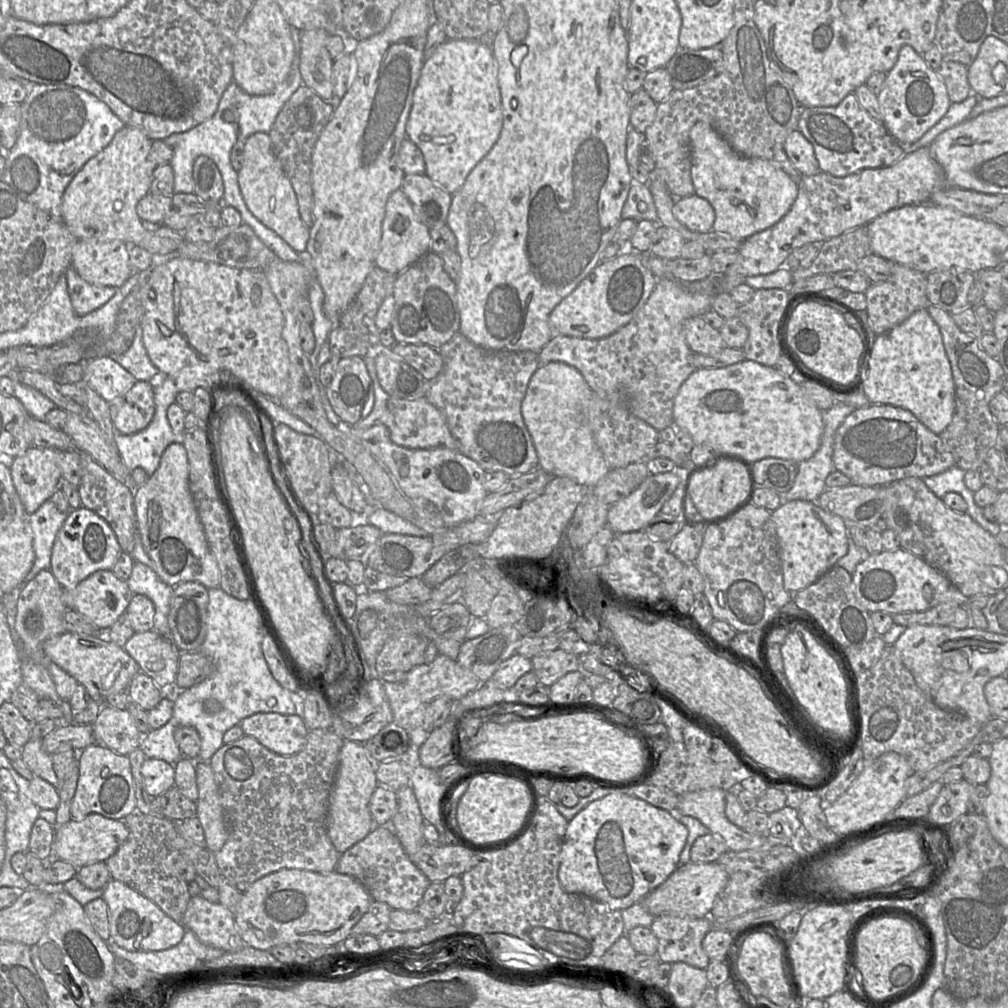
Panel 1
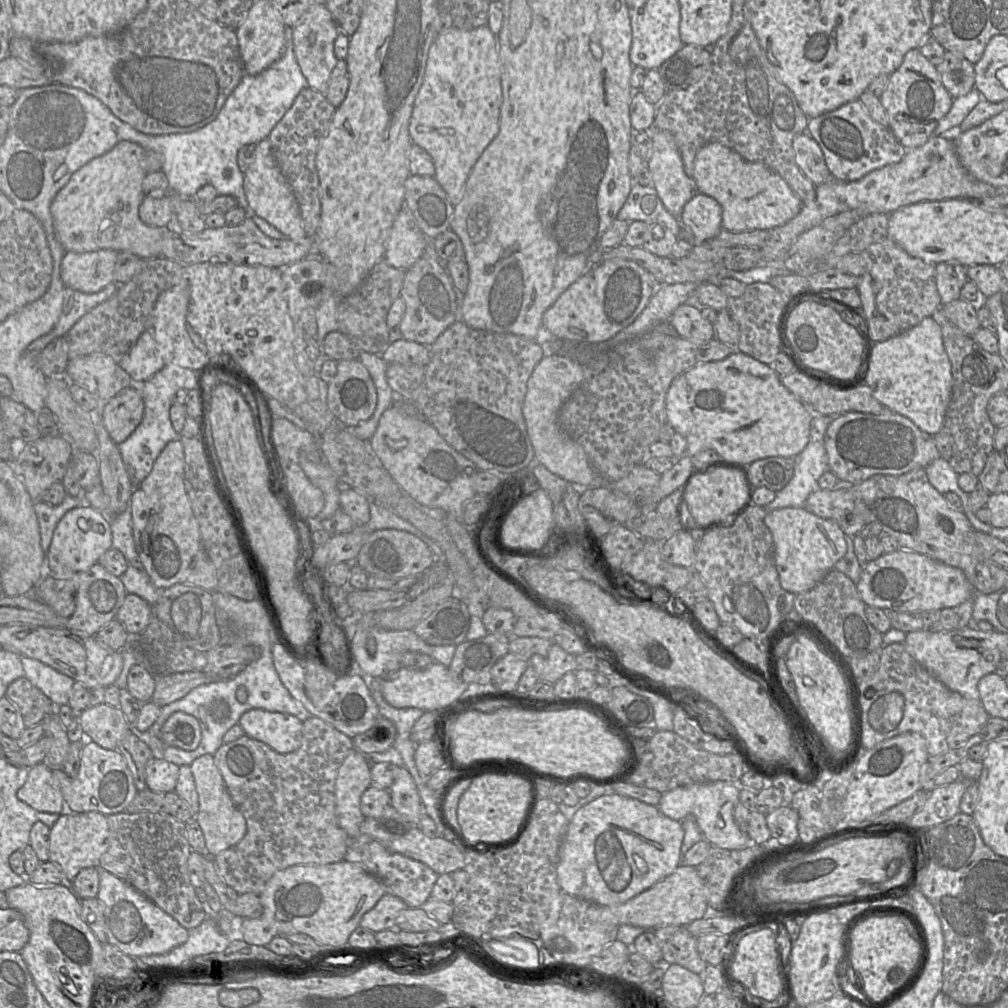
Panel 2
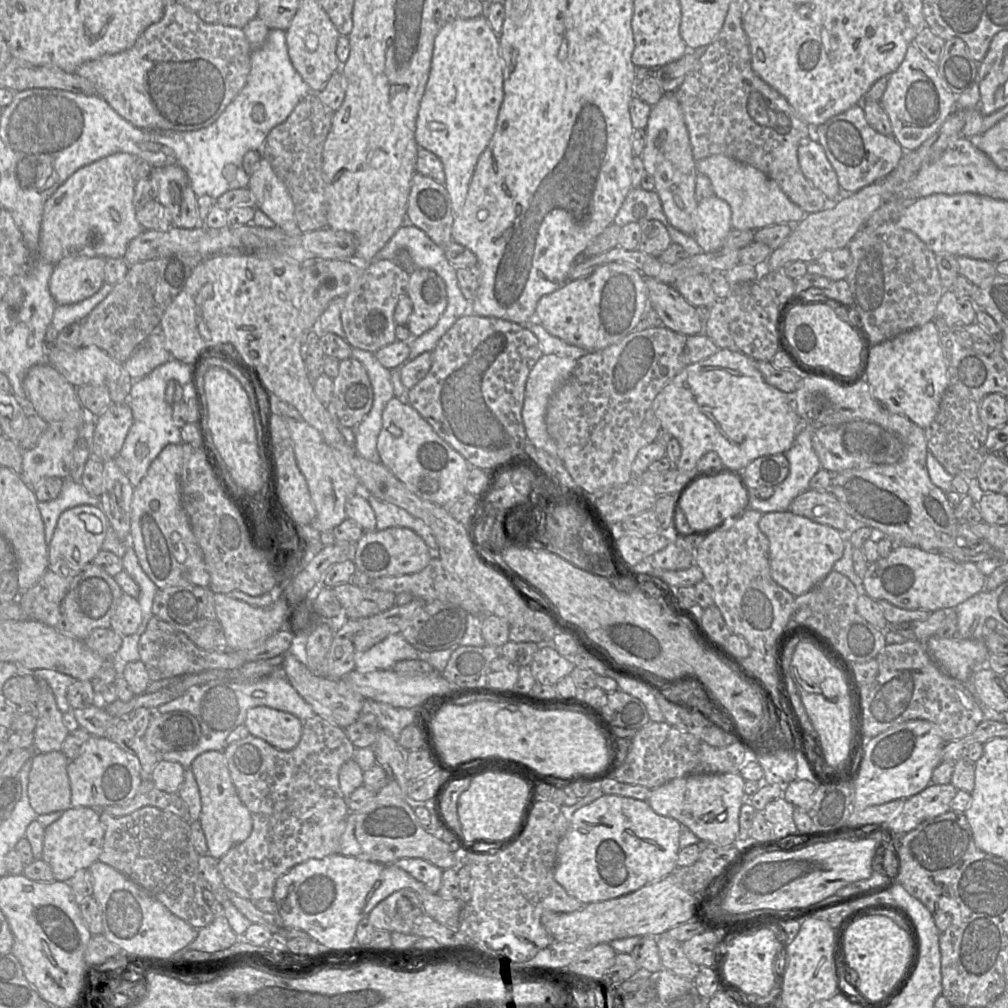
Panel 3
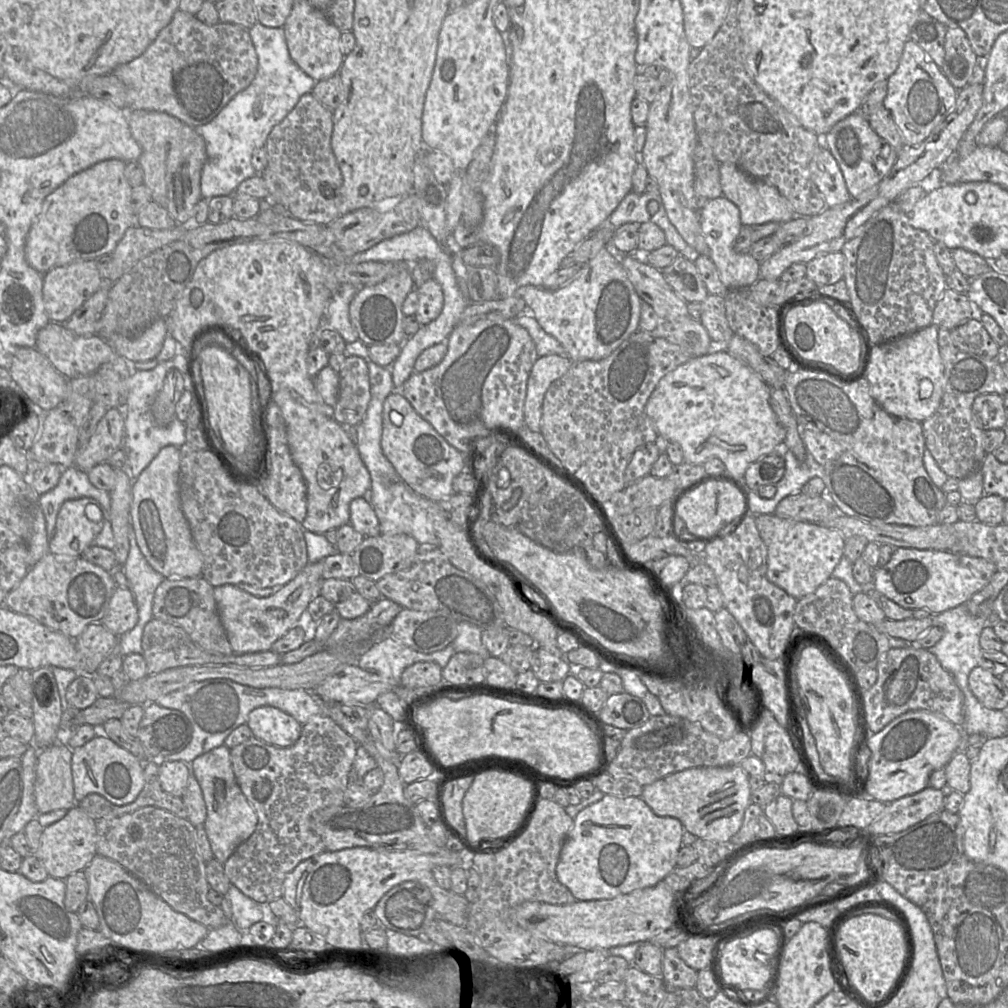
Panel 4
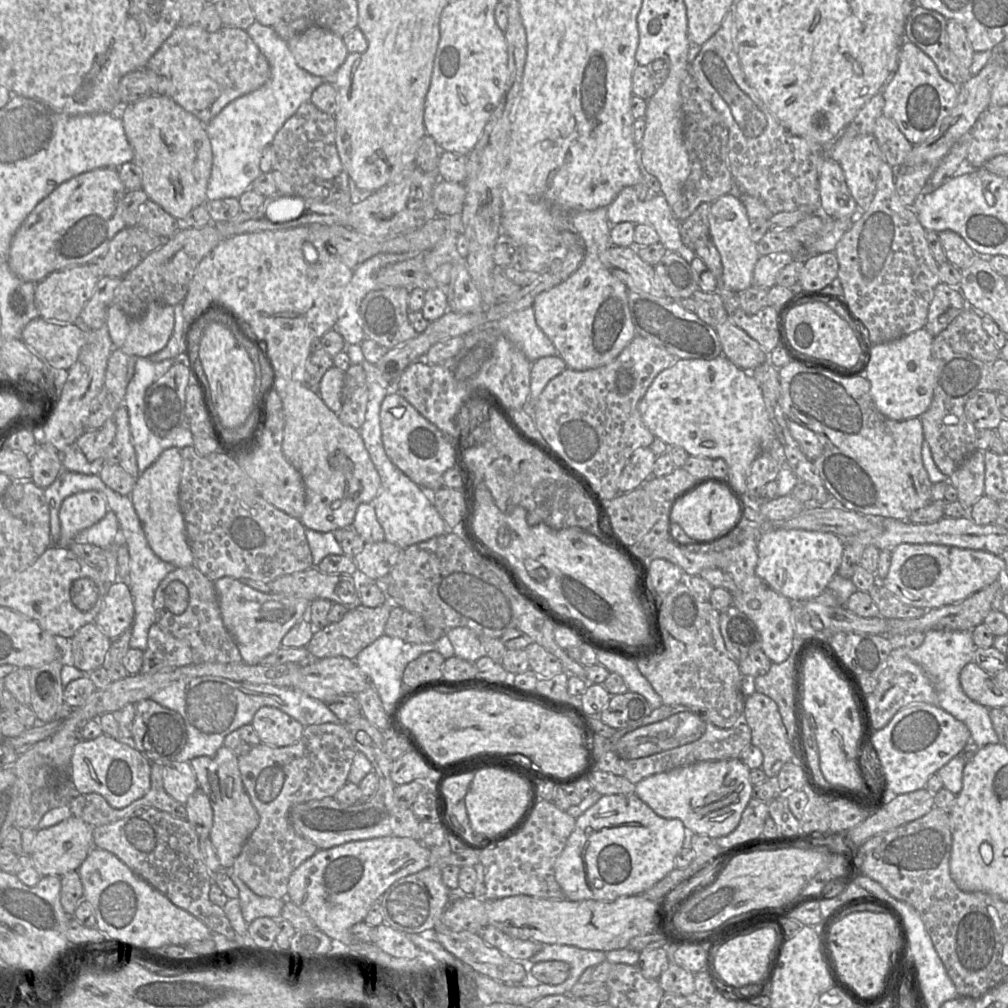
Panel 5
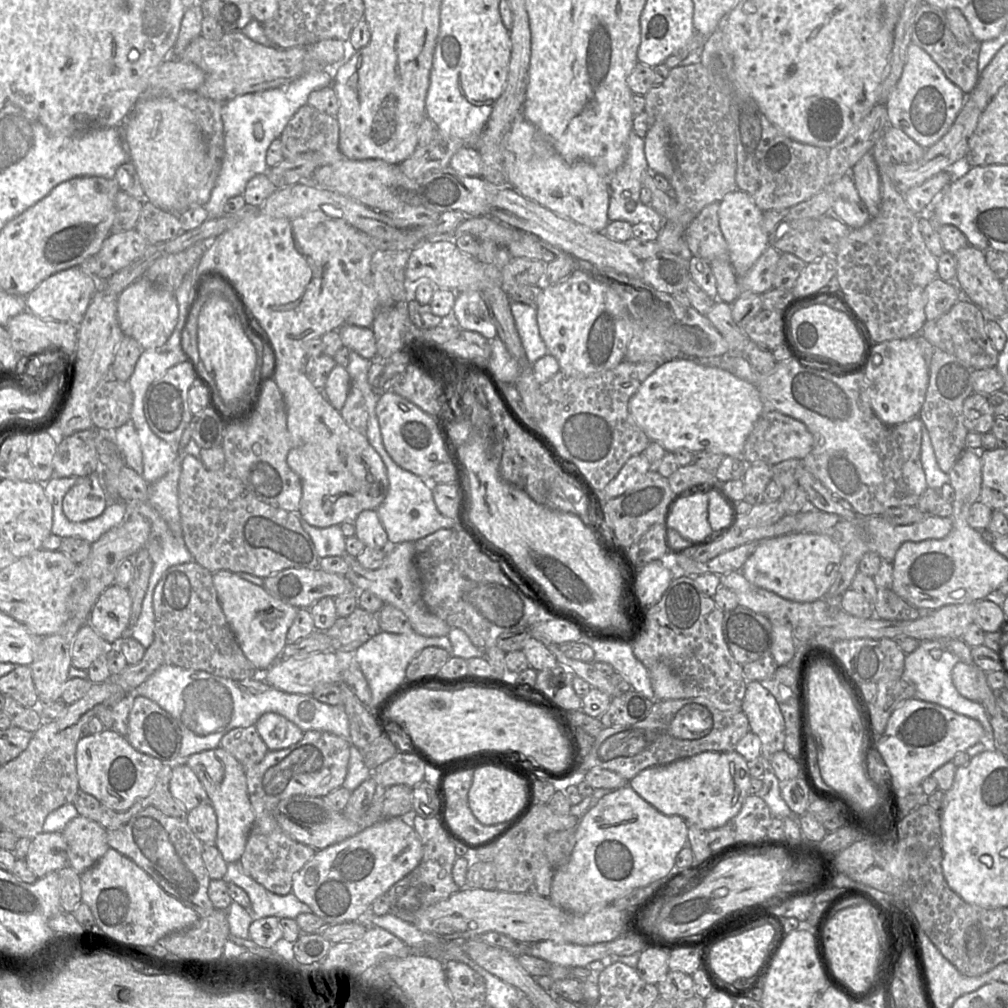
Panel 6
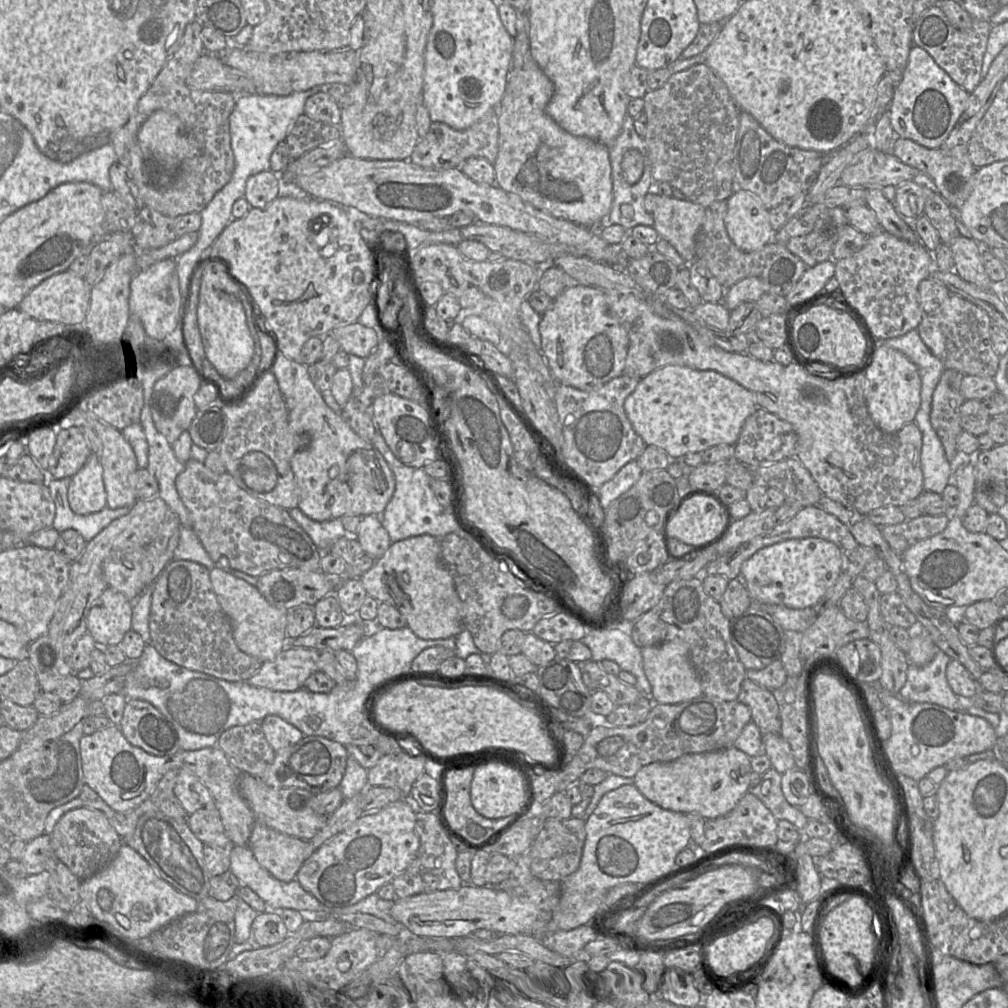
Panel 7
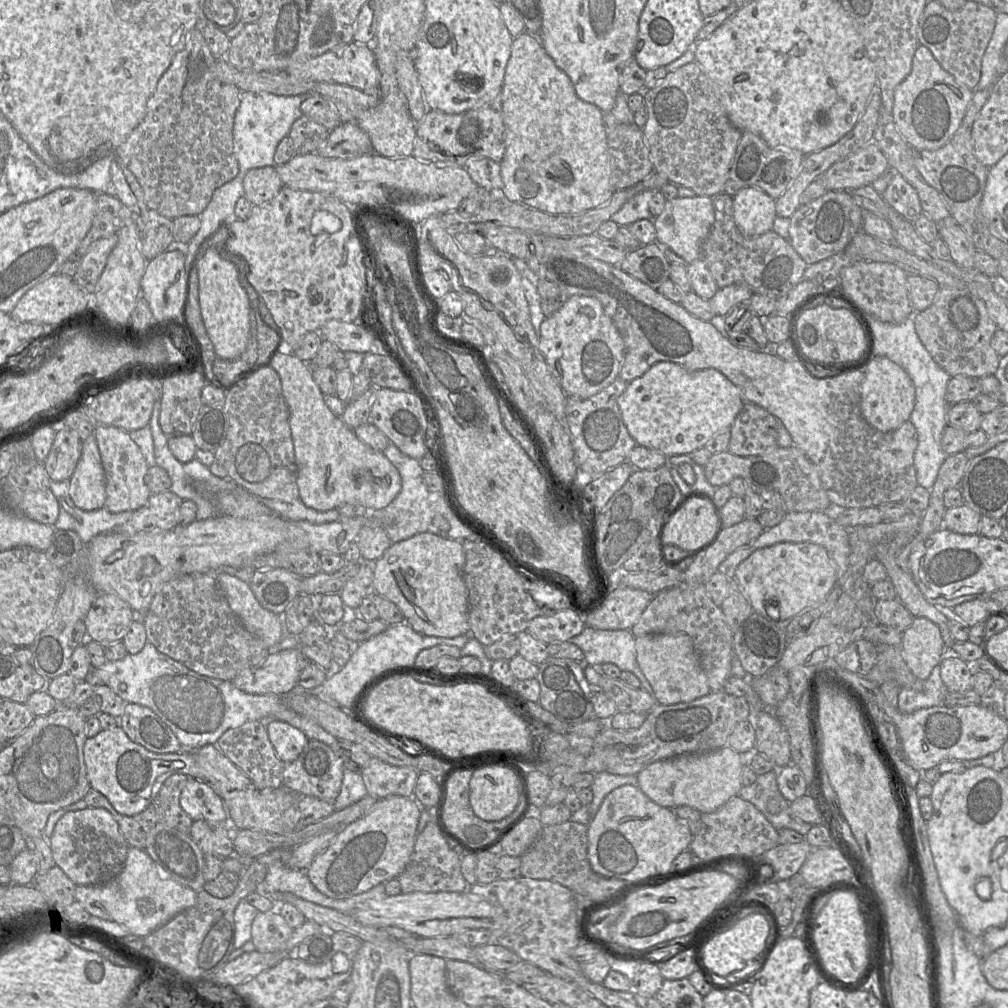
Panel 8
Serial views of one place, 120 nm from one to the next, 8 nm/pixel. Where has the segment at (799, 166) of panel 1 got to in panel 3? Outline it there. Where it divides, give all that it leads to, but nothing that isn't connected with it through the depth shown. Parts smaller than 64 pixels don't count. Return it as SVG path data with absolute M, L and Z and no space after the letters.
M803 139L798 147L798 161L803 175L824 193L828 205L840 198L842 191L837 174L818 141Z

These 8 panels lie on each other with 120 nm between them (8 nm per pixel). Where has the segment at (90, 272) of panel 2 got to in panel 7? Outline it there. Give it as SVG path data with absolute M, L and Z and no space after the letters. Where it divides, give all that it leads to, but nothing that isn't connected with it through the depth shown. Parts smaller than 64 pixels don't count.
M66 270L40 282L23 298L18 309L35 319L81 326L89 307L90 289L83 277Z

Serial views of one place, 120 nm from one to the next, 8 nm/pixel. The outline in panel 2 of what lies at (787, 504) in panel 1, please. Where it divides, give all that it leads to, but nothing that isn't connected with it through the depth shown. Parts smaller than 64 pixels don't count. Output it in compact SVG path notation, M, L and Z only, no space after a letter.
M804 507L768 511L764 523L774 543L774 563L781 587L794 595L814 588L846 554L846 534L839 525L816 516Z

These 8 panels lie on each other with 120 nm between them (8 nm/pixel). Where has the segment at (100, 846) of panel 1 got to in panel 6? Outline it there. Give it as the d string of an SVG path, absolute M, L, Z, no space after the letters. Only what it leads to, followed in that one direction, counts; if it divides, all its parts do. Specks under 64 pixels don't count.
M41 832L33 839L25 861L37 878L67 866L67 844L61 832Z

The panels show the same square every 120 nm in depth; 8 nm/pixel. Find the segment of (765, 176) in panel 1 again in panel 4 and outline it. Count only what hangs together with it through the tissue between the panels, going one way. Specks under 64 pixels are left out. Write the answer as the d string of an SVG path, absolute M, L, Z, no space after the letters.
M720 163L719 171L722 195L739 208L743 226L767 222L784 223L797 216L791 203L779 193L776 187L749 176L733 163Z

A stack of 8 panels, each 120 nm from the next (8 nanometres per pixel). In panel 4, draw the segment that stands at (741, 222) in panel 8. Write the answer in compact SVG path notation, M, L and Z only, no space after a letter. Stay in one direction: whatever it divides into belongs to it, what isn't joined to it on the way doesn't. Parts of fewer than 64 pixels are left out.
M725 196L708 201L700 210L700 225L709 248L709 257L716 265L720 280L727 289L752 287L760 278L760 263L750 253L737 253L733 246L742 224L739 208Z

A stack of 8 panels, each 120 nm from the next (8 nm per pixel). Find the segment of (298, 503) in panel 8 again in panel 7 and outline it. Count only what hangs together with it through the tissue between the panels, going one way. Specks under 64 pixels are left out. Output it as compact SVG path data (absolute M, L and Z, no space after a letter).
M299 507L290 509L289 514L322 552L329 552L336 540L348 535L341 518L318 522L306 516Z

